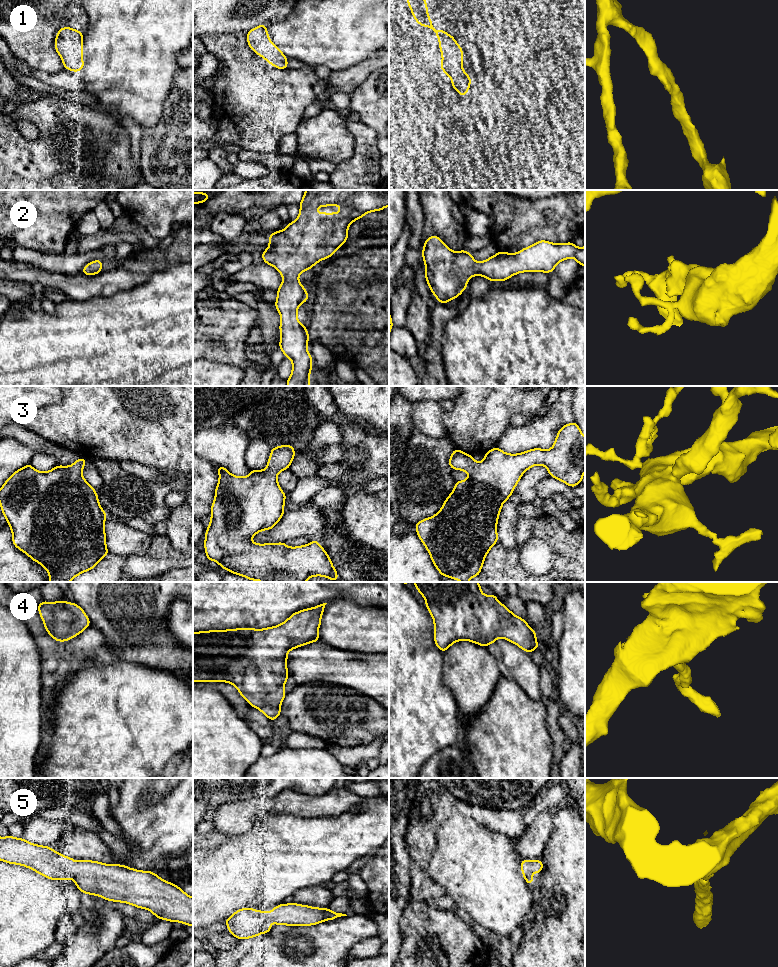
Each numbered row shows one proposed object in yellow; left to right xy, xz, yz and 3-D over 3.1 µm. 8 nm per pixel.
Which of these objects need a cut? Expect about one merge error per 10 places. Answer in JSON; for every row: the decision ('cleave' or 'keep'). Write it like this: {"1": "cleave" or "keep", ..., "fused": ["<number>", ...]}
{"1": "keep", "2": "keep", "3": "keep", "4": "keep", "5": "keep", "fused": []}

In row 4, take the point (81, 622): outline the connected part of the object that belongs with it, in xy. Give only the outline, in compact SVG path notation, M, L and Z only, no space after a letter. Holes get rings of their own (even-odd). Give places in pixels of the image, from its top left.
M45 600L37 606L45 629L56 641L68 641L90 625L83 609L73 602L62 600L49 603Z

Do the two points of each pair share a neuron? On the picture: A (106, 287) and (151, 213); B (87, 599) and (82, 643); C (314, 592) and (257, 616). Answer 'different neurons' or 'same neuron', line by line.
A: different neurons
B: different neurons
C: same neuron

